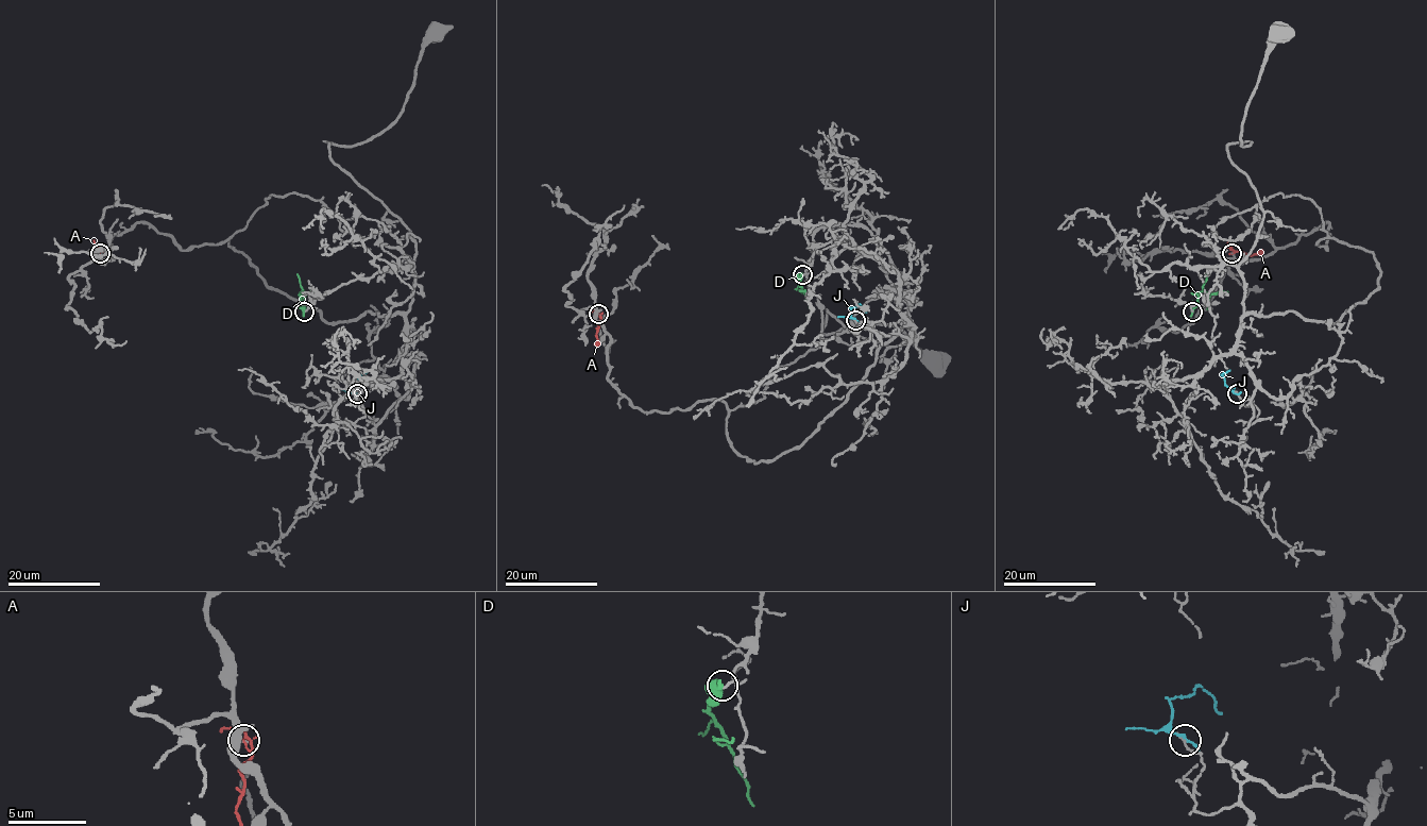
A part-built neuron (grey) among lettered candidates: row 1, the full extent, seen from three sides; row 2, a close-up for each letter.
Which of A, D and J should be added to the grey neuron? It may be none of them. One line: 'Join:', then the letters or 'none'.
Join: none

